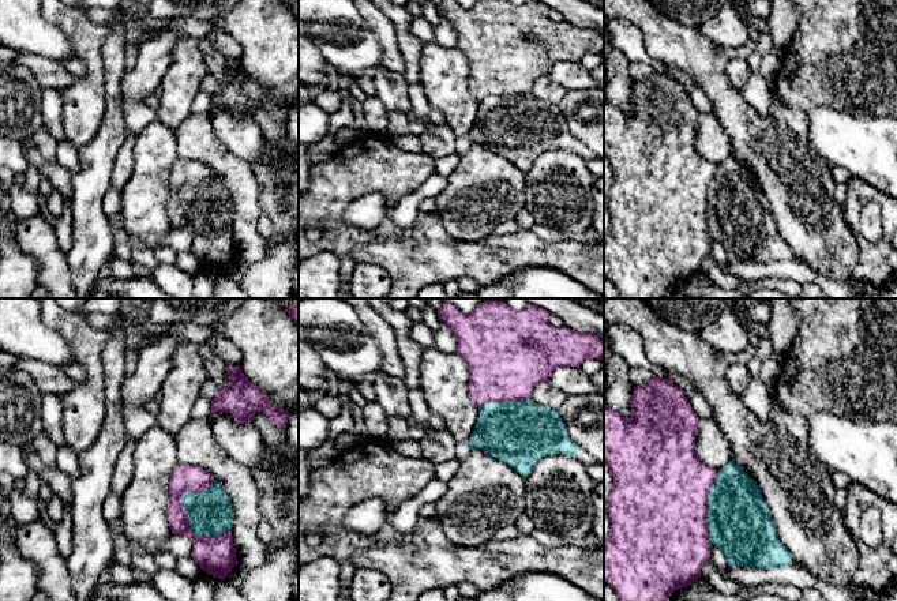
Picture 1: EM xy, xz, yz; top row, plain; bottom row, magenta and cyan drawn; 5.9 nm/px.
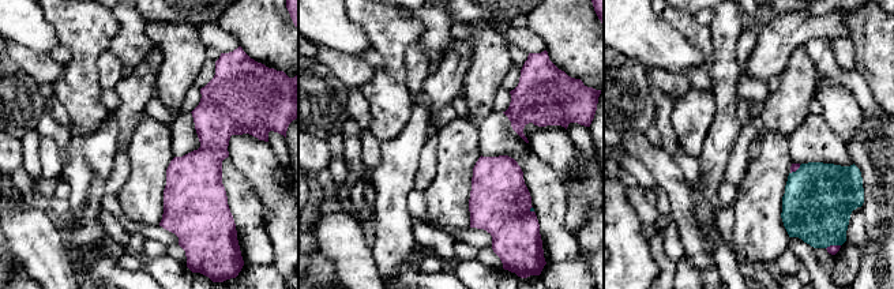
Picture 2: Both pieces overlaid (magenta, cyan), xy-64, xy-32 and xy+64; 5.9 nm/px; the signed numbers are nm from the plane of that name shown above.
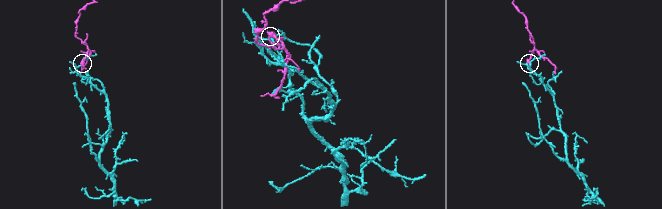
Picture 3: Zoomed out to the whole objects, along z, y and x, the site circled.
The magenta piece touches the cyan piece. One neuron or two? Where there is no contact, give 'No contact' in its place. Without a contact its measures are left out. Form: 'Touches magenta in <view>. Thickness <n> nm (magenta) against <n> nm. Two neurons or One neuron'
Touches magenta in xy. Thickness 160 nm (magenta) against 260 nm. Two neurons

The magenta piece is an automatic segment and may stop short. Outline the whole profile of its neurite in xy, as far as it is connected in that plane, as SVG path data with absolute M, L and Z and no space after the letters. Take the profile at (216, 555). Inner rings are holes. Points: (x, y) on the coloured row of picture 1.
M179 463L169 481L169 504L166 517L173 534L184 534L192 540L191 557L203 571L224 581L237 564L232 530L219 536L196 536L187 526L189 515L181 503L185 492L202 492L214 482L214 477L199 466Z

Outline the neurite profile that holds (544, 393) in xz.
M548 380L538 383L530 397L536 403L543 405L545 407L551 407L553 410L559 410L564 401L567 399L567 395L555 388Z

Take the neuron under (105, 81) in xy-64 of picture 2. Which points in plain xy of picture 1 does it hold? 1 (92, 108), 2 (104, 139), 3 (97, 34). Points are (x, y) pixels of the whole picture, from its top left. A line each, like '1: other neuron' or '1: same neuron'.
1: other neuron
2: same neuron
3: other neuron

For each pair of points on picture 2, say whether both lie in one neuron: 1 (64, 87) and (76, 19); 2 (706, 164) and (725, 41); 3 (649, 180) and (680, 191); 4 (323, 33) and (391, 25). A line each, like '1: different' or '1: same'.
1: same
2: same
3: different
4: different

